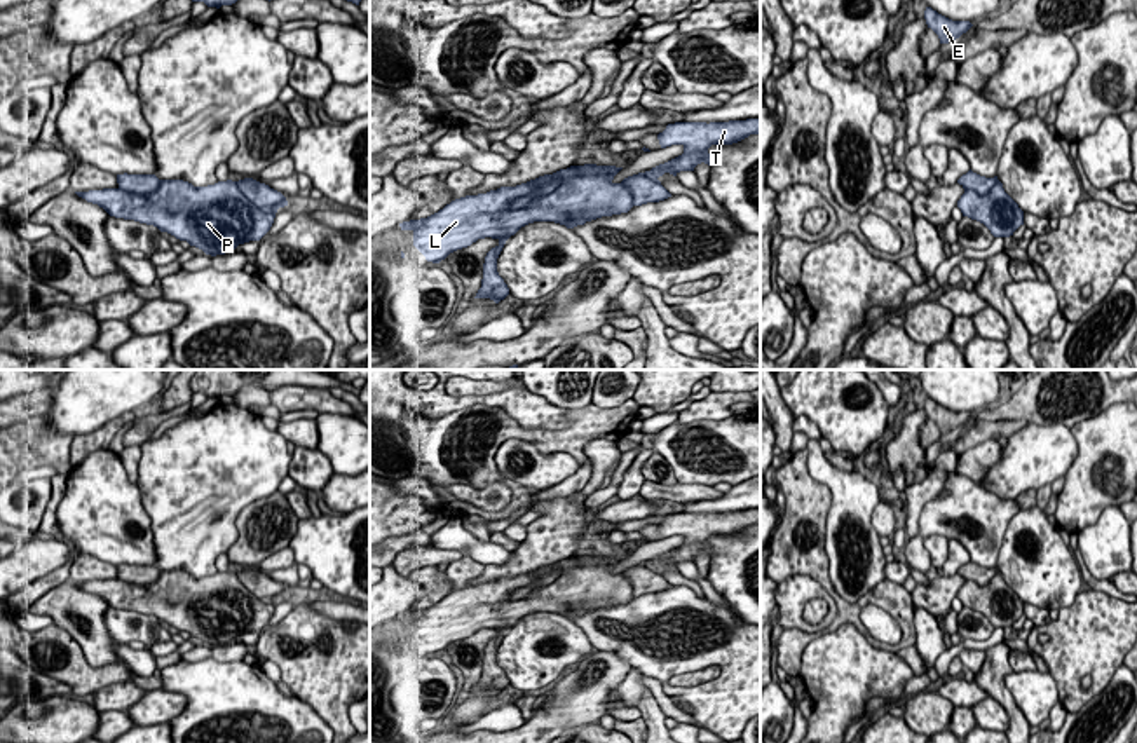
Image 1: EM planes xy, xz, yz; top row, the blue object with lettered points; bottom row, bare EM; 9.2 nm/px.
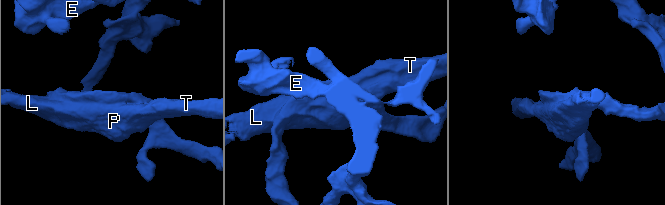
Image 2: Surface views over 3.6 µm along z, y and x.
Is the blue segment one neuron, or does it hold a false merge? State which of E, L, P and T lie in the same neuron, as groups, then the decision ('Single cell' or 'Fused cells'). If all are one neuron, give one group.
Groups: E L P T. Single cell

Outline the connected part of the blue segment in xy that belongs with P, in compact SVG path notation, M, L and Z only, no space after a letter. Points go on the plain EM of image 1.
M117 565L117 579L75 583L110 607L153 616L216 647L260 631L286 588L253 569L194 577L155 565Z

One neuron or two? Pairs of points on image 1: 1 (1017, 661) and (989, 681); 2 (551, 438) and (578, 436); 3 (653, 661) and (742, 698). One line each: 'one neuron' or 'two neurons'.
1: two neurons
2: one neuron
3: one neuron

